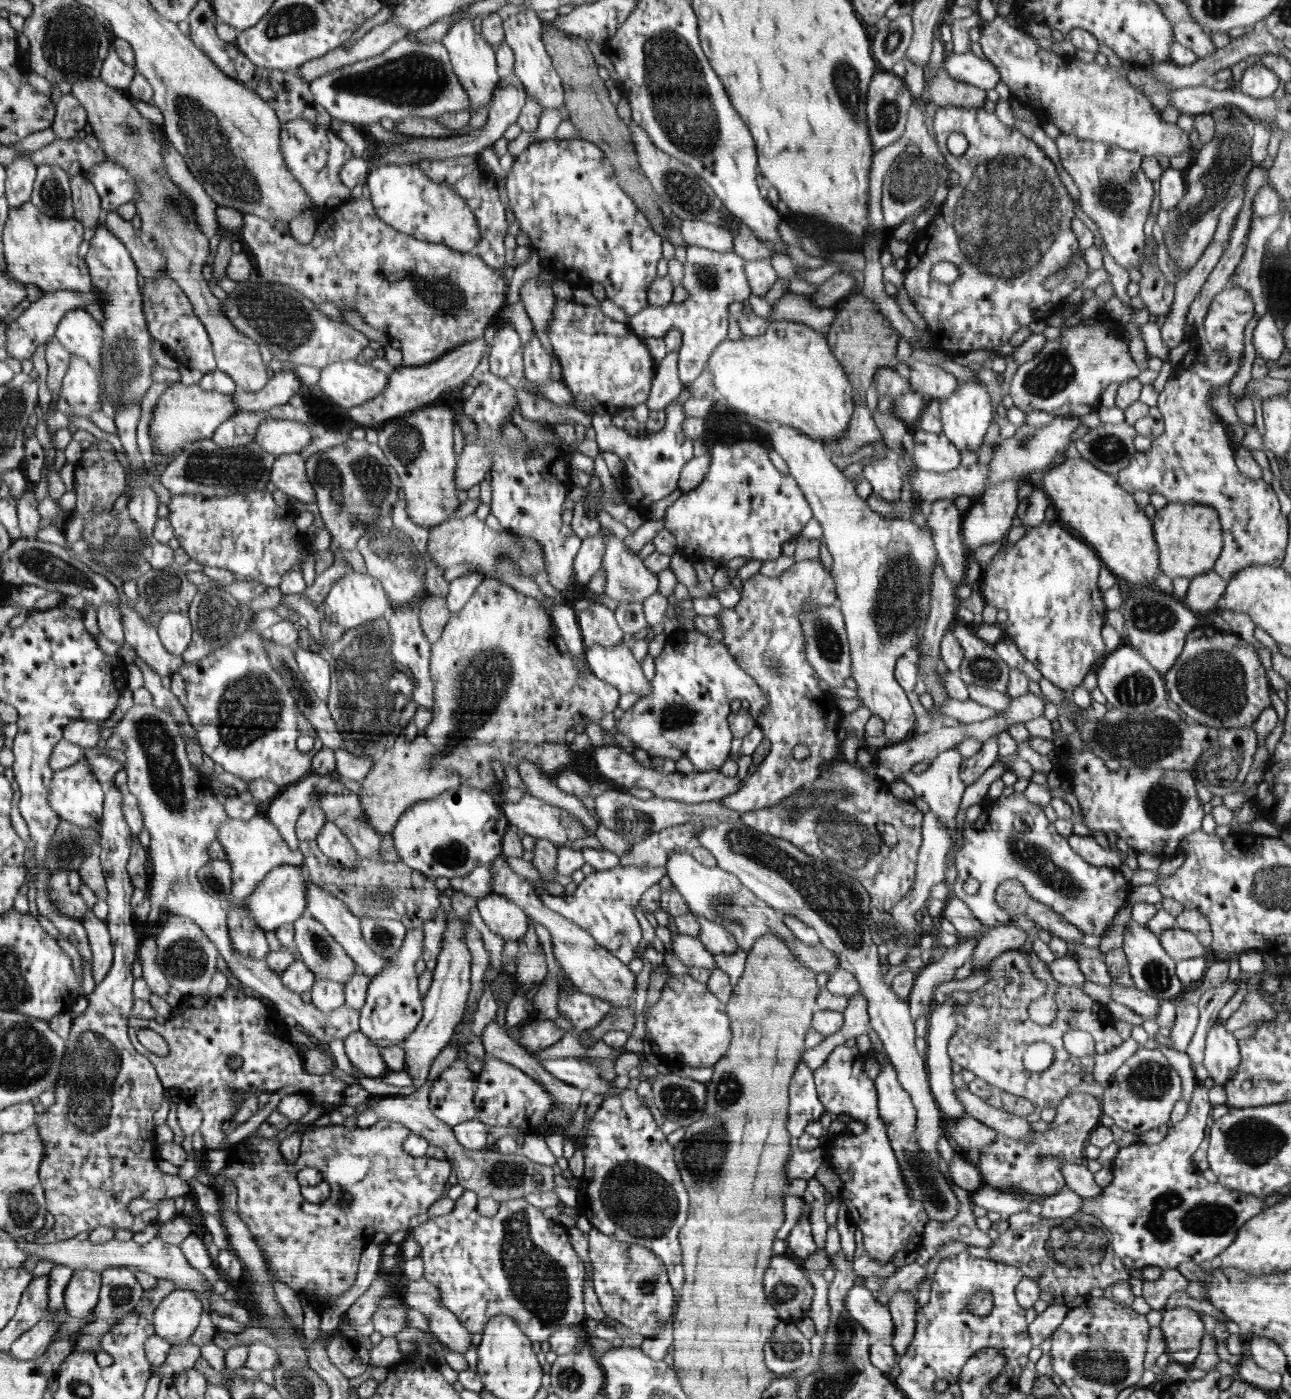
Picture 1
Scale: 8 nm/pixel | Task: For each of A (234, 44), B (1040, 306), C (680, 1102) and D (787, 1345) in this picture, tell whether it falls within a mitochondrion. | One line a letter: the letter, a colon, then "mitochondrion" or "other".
A: other
B: other
C: mitochondrion
D: mitochondrion

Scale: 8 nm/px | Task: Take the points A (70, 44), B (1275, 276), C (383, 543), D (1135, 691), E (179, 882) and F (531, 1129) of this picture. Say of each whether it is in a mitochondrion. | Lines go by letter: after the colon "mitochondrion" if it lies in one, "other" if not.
A: mitochondrion
B: other
C: mitochondrion
D: mitochondrion
E: mitochondrion
F: other

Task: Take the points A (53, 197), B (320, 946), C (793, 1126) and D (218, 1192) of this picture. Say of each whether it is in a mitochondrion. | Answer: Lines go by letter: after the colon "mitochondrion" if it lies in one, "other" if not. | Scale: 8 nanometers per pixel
A: mitochondrion
B: mitochondrion
C: other
D: other

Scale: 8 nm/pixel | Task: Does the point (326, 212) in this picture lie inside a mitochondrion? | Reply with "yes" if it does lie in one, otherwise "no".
no

